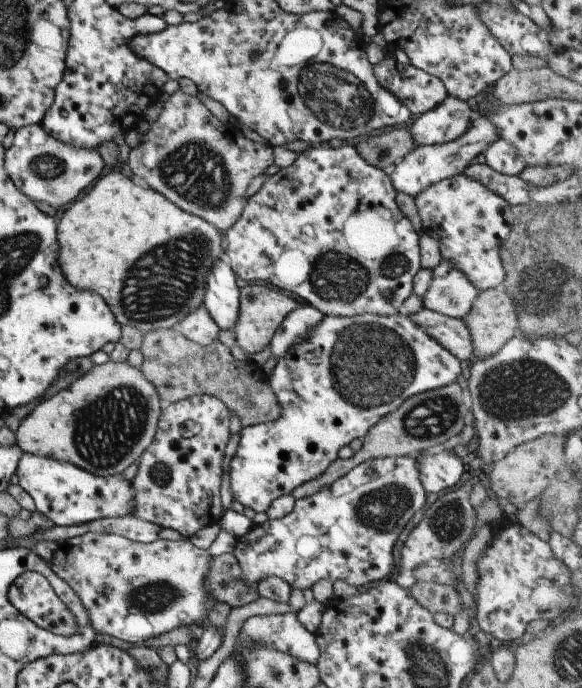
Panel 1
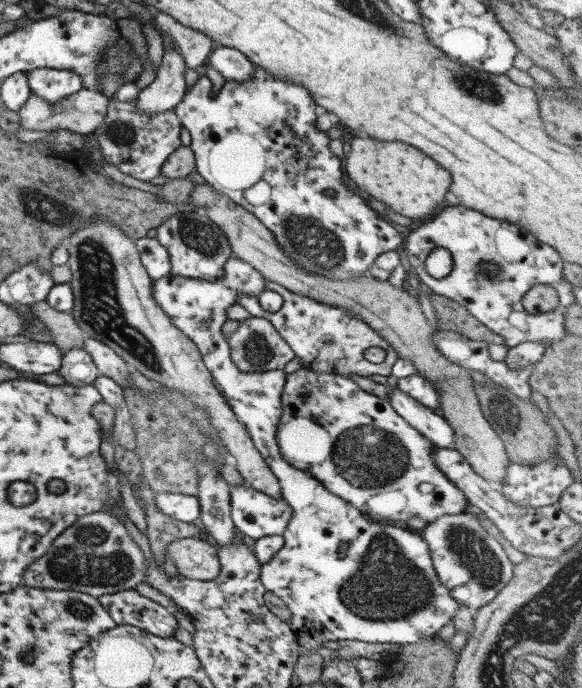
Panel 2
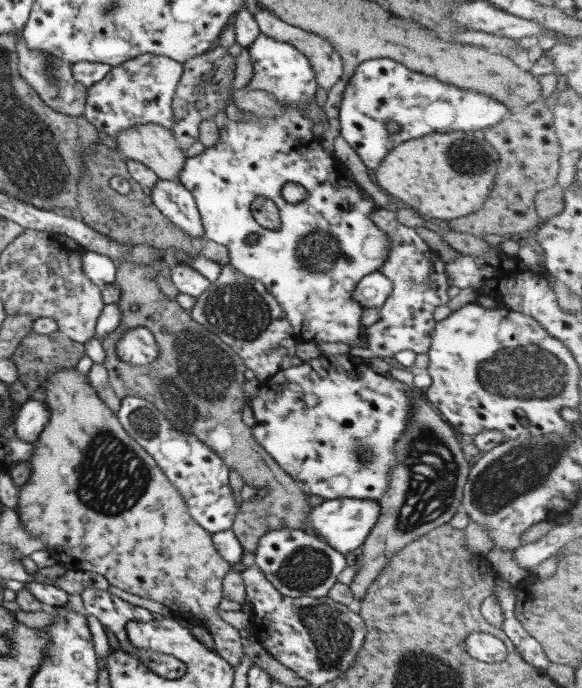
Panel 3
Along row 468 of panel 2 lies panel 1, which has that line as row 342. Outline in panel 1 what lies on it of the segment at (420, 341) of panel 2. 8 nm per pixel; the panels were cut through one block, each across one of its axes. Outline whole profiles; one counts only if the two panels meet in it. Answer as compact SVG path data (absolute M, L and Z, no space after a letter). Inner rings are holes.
M504 285L480 291L474 300L470 313L463 321L472 338L473 361L478 360L478 358L490 358L490 356L498 354L513 337L518 335L519 323L516 303Z

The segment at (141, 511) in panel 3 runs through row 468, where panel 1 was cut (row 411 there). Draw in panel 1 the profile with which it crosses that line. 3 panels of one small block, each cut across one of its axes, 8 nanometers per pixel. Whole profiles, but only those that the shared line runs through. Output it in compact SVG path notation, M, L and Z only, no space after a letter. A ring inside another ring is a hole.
M109 359L106 364L94 365L92 370L78 378L70 388L60 390L52 398L41 401L22 420L15 433L16 441L23 452L70 462L98 477L122 475L126 468L137 463L152 443L158 430L162 405L158 391L142 376L140 369L132 368L127 361L118 364Z

